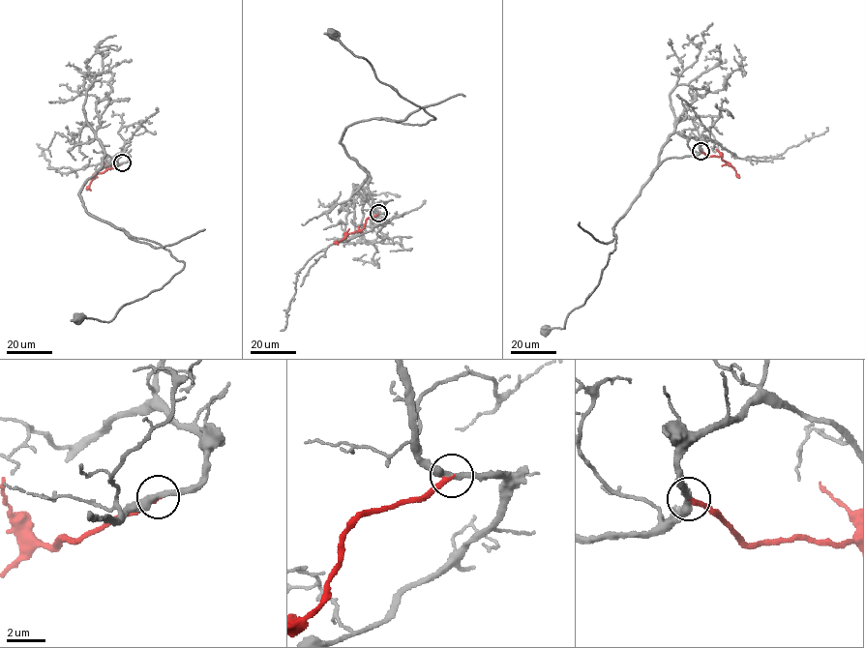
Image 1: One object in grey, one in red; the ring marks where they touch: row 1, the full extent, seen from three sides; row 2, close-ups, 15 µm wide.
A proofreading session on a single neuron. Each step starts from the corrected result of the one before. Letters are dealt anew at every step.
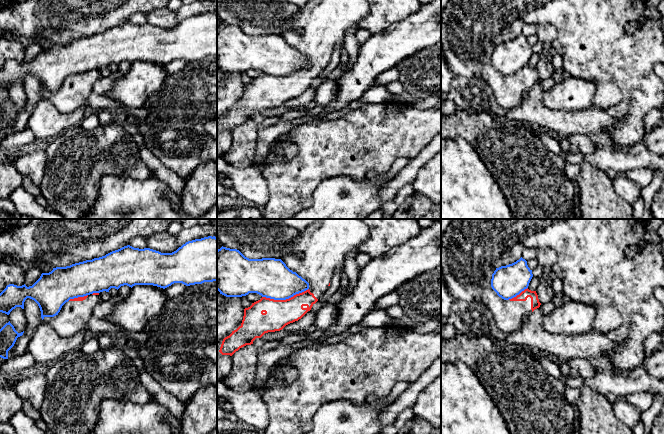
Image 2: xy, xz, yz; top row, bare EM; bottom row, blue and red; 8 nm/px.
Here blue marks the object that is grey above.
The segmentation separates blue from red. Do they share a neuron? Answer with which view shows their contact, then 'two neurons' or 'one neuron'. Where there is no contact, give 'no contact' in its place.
xz | two neurons

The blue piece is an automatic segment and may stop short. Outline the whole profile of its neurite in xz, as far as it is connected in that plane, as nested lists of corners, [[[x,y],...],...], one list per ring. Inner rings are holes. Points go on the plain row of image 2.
[[[217,26],[217,66],[226,73],[257,69],[286,76],[309,65],[309,59],[290,46],[281,35],[249,35],[239,26]]]

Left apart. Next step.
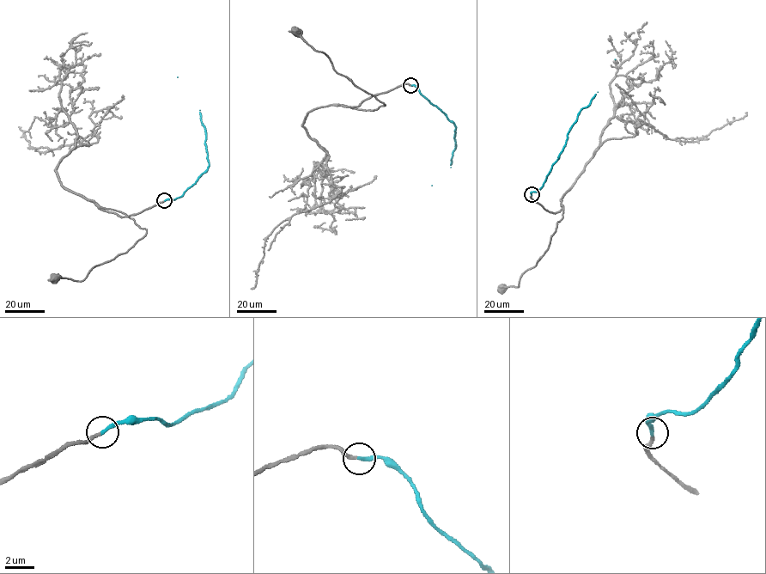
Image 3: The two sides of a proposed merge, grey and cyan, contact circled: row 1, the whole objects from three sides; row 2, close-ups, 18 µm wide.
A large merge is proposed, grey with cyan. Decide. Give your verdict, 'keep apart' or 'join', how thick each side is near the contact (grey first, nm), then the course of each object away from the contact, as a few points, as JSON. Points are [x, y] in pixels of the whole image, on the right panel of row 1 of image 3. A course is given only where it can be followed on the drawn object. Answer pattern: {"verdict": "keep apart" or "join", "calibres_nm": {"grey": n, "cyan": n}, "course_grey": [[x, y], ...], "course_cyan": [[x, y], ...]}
{"verdict": "join", "calibres_nm": {"grey": 260, "cyan": 280}, "course_grey": [[531, 195], [548, 210], [556, 213], [562, 205], [562, 218], [550, 246], [524, 272], [518, 287], [501, 289]], "course_cyan": [[531, 194], [543, 185], [562, 150], [578, 113], [588, 106], [598, 92], [615, 59]]}

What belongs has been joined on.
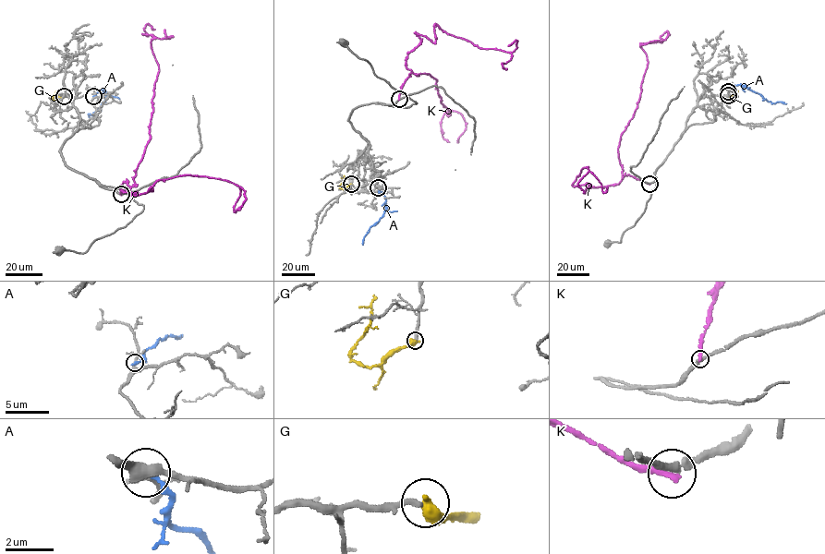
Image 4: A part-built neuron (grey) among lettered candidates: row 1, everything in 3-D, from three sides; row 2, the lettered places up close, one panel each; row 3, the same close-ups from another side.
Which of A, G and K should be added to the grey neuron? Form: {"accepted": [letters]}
{"accepted": []}

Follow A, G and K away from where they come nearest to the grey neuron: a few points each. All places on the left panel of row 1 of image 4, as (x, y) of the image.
A: (93, 96), (100, 90), (106, 95), (94, 115), (89, 114), (90, 117)
G: (63, 96), (51, 98), (54, 102), (53, 95)
K: (121, 195), (124, 182), (136, 186), (150, 137), (159, 66), (154, 37), (143, 34), (147, 24), (154, 29)

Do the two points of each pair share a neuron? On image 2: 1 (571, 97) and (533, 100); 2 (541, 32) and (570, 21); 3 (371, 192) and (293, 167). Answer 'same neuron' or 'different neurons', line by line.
1: different neurons
2: different neurons
3: different neurons

